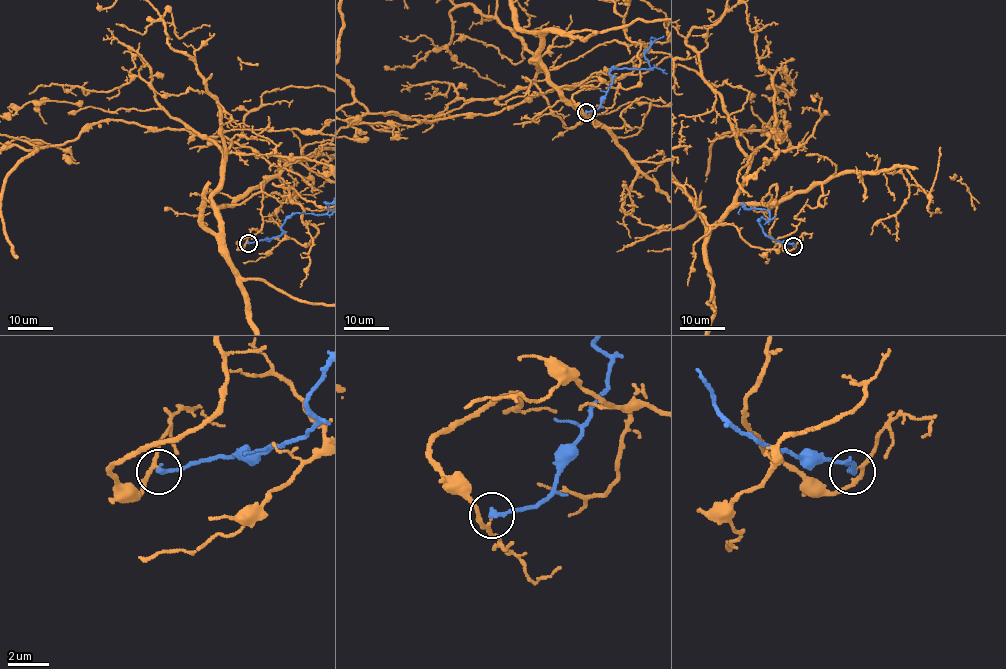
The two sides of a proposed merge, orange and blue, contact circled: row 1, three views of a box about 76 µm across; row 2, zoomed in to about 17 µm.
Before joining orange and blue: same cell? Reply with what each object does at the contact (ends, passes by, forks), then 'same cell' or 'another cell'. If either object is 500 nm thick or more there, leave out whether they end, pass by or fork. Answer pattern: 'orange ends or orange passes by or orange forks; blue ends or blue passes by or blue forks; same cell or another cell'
orange passes by; blue ends; another cell

